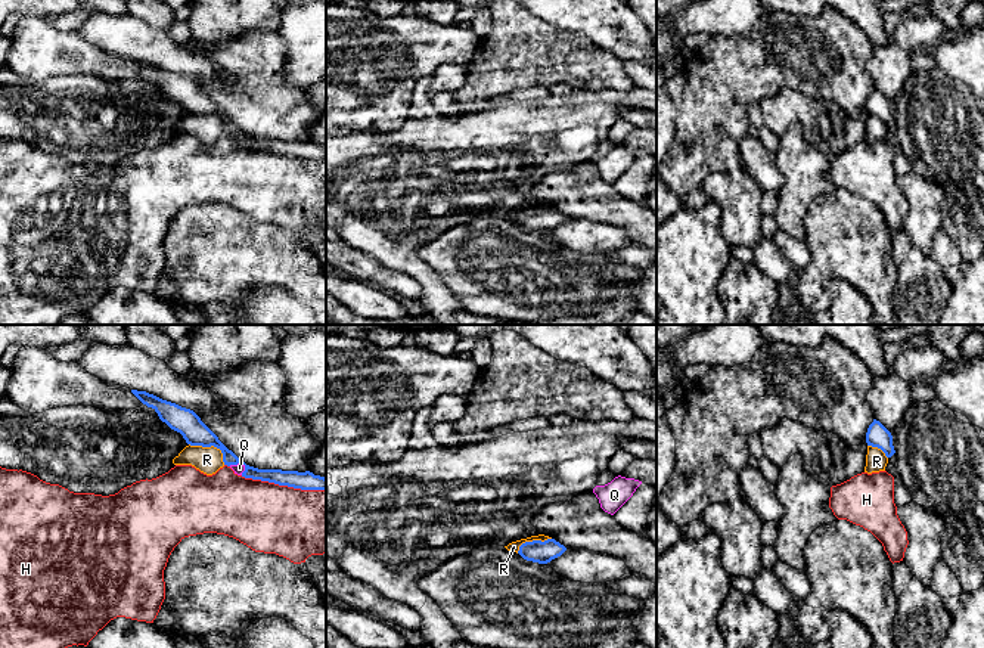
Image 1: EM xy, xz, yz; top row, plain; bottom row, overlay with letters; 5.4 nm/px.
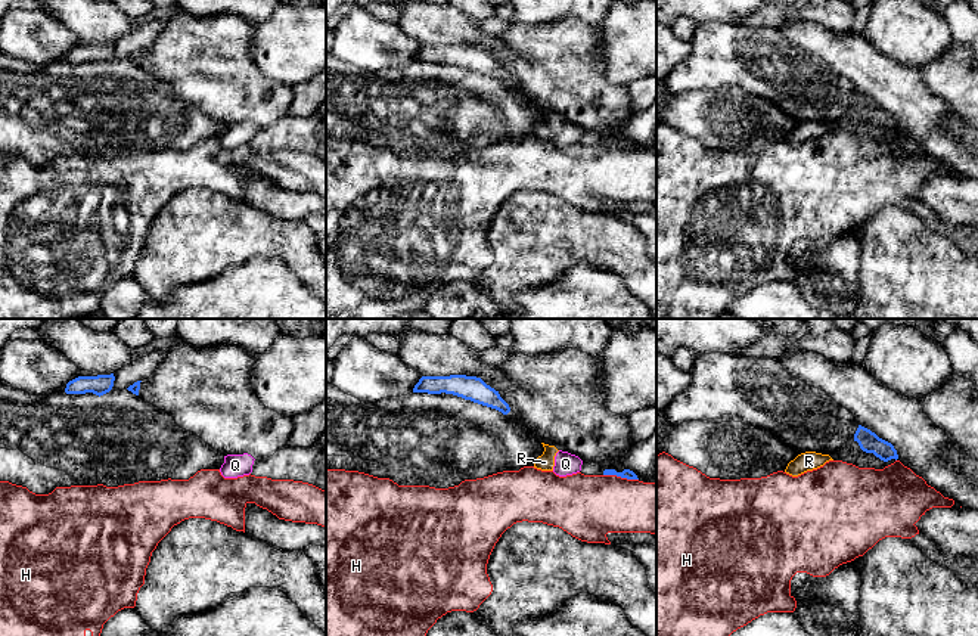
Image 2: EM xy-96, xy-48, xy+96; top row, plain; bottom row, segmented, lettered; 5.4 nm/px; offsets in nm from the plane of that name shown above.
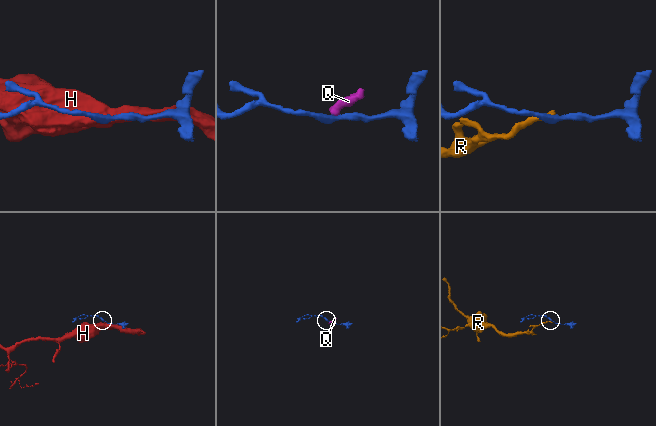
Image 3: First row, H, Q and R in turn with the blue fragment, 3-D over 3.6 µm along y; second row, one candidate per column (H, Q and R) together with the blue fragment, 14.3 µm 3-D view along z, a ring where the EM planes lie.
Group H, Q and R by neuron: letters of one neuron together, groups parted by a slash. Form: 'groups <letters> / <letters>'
groups H / Q R

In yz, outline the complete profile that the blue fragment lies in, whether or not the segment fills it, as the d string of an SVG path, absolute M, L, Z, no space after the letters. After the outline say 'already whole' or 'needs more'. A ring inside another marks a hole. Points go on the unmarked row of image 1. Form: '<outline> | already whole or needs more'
M876 89L867 97L866 112L867 115L881 118L887 127L895 123L891 102Z | already whole

